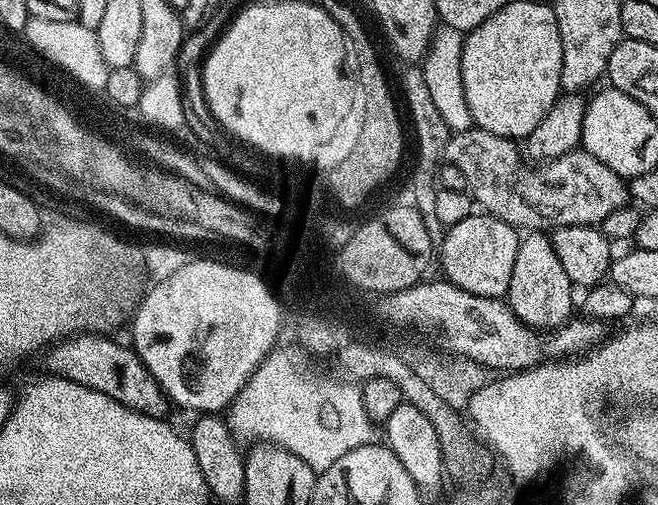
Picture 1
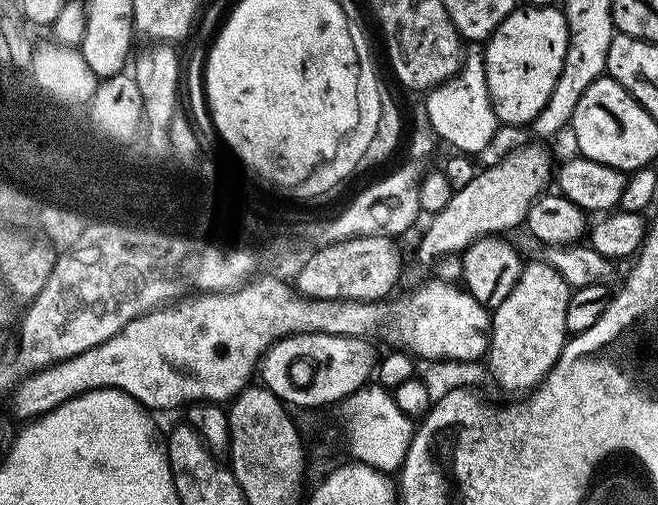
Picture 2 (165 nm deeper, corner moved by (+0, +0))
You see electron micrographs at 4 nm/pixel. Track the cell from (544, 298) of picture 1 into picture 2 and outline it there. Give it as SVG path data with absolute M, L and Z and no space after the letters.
M533 259L521 267L520 277L514 290L510 290L510 294L506 294L502 306L494 309L490 316L486 353L487 375L492 380L496 379L496 384L502 391L528 394L547 378L548 371L558 362L570 336L566 326L566 306L570 306L572 293L573 289L569 288L566 278L562 278L562 274L558 274L558 270L554 270L554 266Z

